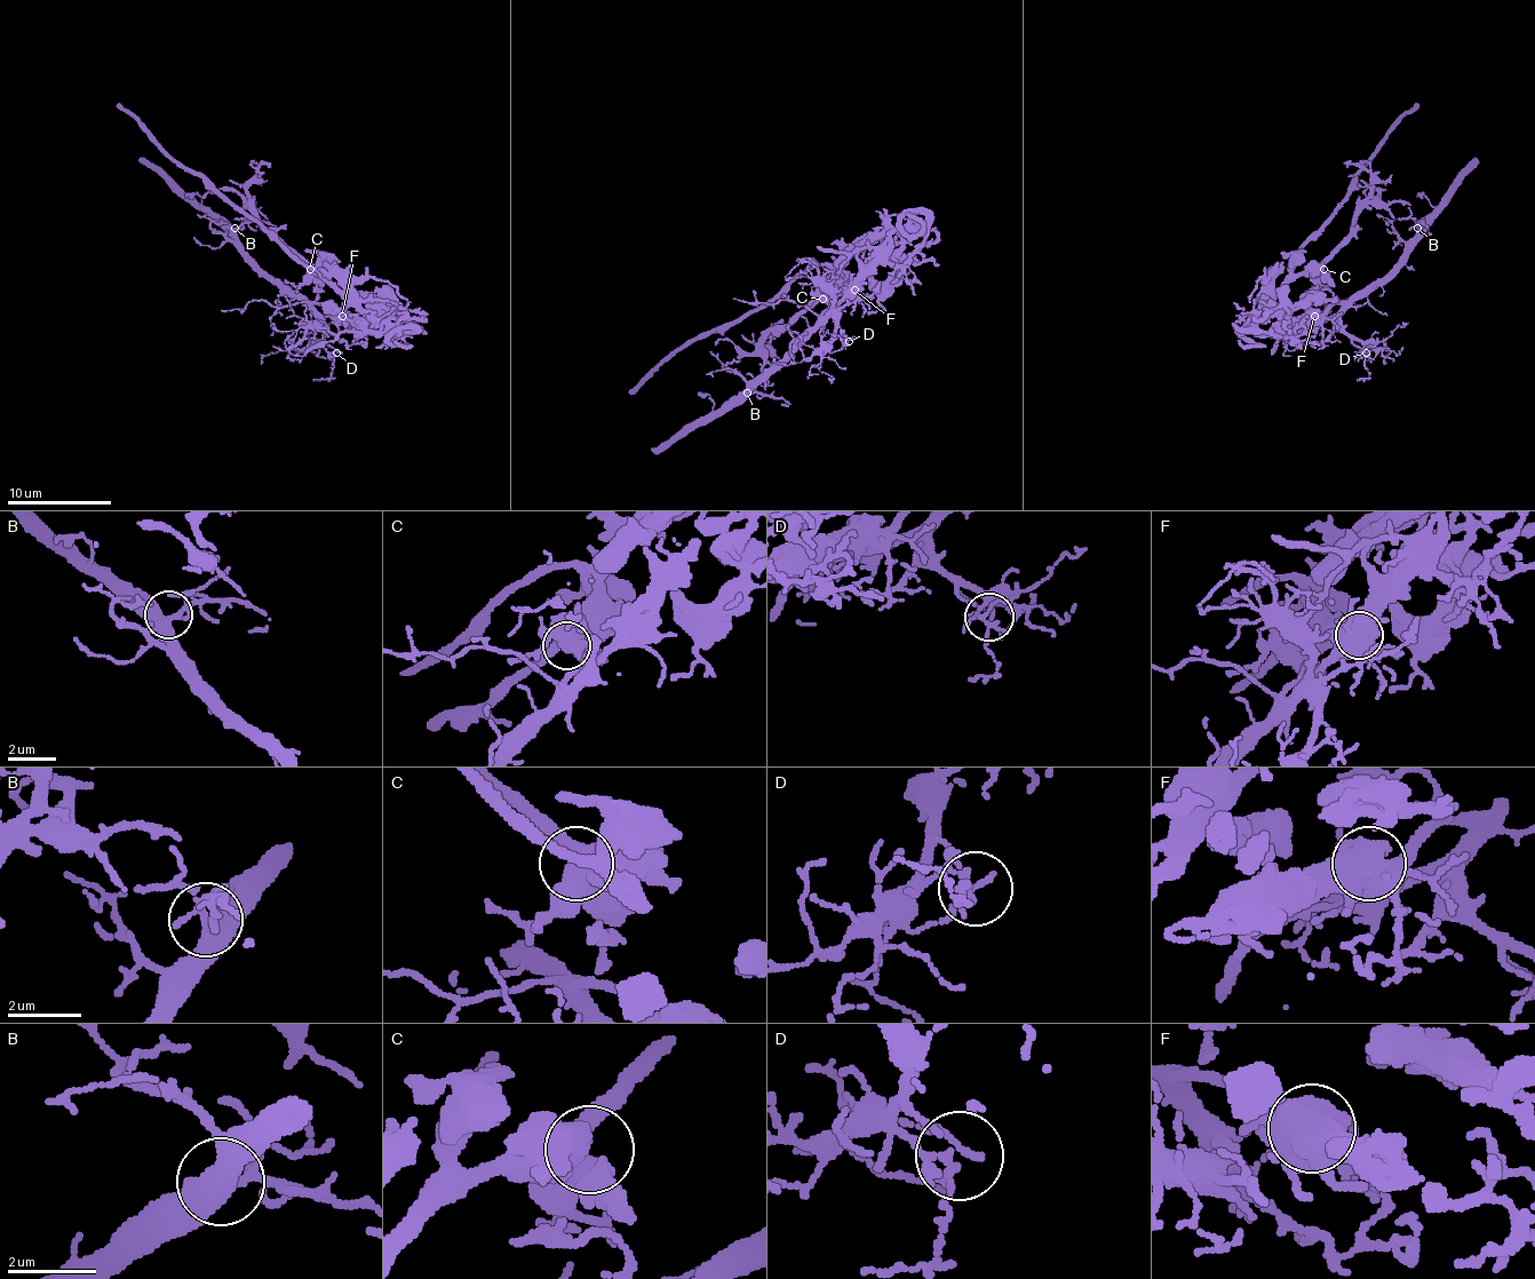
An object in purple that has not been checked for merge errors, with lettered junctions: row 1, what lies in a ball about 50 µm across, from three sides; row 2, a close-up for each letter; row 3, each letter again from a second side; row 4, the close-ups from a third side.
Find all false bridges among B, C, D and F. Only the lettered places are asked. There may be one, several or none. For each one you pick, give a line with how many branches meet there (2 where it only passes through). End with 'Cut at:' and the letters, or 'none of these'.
F: Branches: 8
Cut at: F

